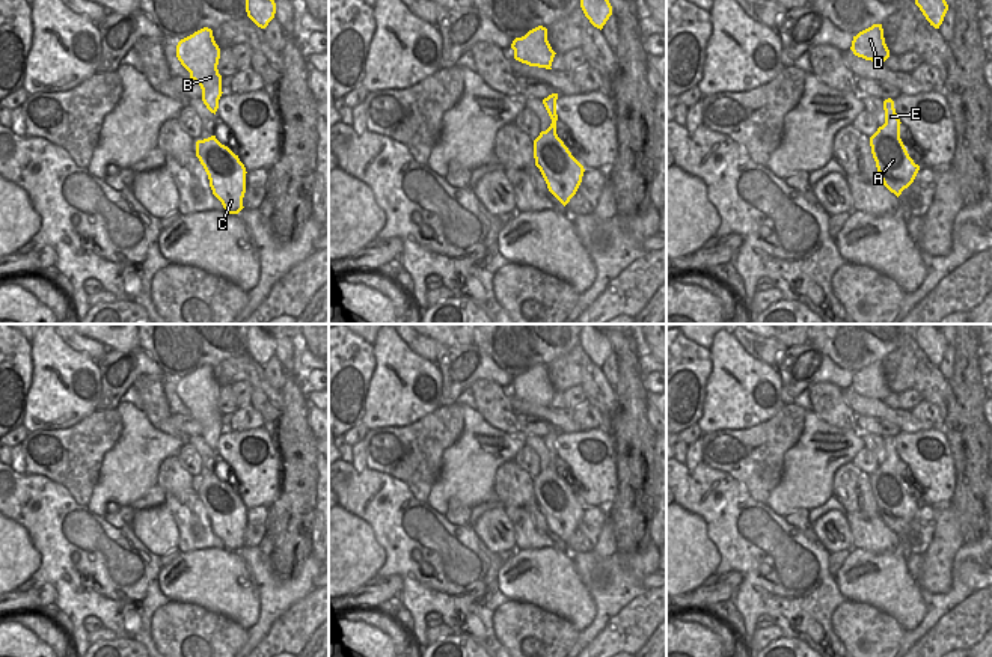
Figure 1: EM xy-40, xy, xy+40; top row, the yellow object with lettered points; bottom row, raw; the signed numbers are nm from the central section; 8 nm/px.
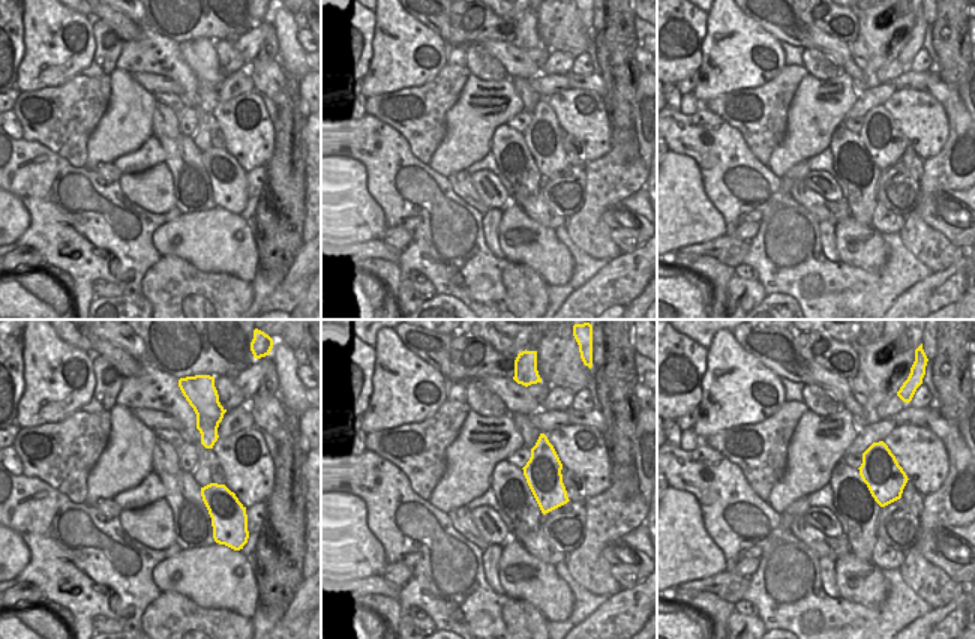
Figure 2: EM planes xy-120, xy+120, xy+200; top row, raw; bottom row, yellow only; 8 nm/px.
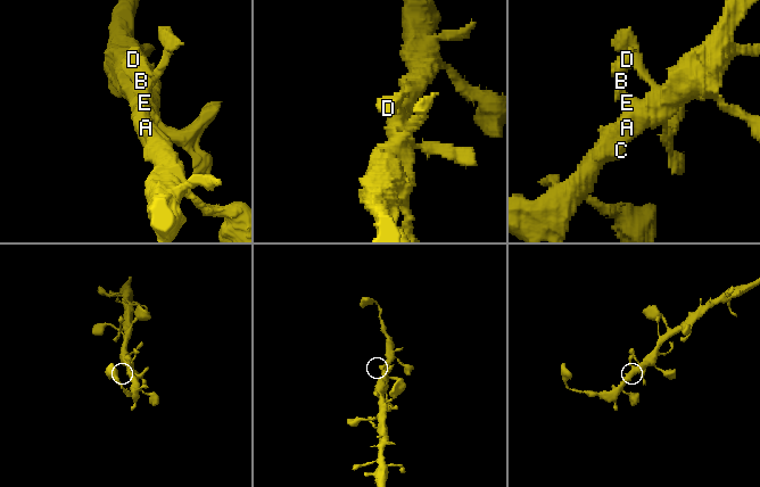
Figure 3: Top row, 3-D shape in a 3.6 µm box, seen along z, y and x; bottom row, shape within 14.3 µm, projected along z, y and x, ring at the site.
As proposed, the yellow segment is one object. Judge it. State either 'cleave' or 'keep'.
keep

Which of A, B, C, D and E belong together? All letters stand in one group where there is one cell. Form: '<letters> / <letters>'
A B C D E

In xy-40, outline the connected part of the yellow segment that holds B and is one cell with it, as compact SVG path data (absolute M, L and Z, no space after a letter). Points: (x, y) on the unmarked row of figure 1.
M204 365L181 377L176 383L176 395L202 426L202 439L216 452L222 434L222 413L217 402L220 386L214 378L213 368Z

